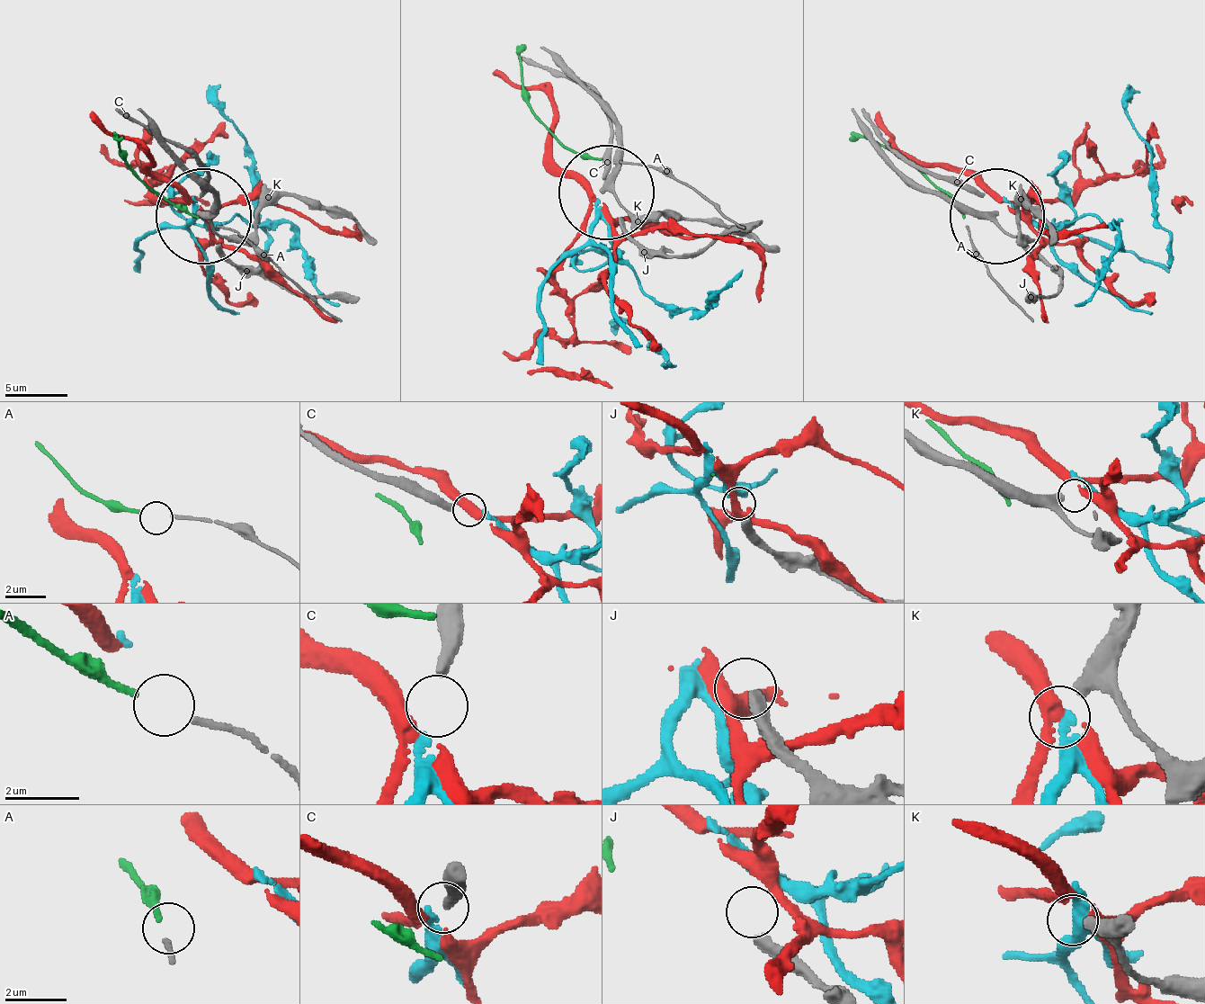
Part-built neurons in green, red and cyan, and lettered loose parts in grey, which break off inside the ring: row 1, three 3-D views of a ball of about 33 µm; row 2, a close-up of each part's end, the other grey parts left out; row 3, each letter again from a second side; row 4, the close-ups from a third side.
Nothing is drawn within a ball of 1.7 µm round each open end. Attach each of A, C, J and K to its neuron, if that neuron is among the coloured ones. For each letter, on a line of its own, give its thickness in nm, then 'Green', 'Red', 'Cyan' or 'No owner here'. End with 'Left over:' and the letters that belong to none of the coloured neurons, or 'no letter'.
A: Thickness 180 nm. Green
C: Thickness 360 nm. Cyan
J: Thickness 400 nm. No owner here
K: Thickness 340 nm. No owner here
Left over: J, K

